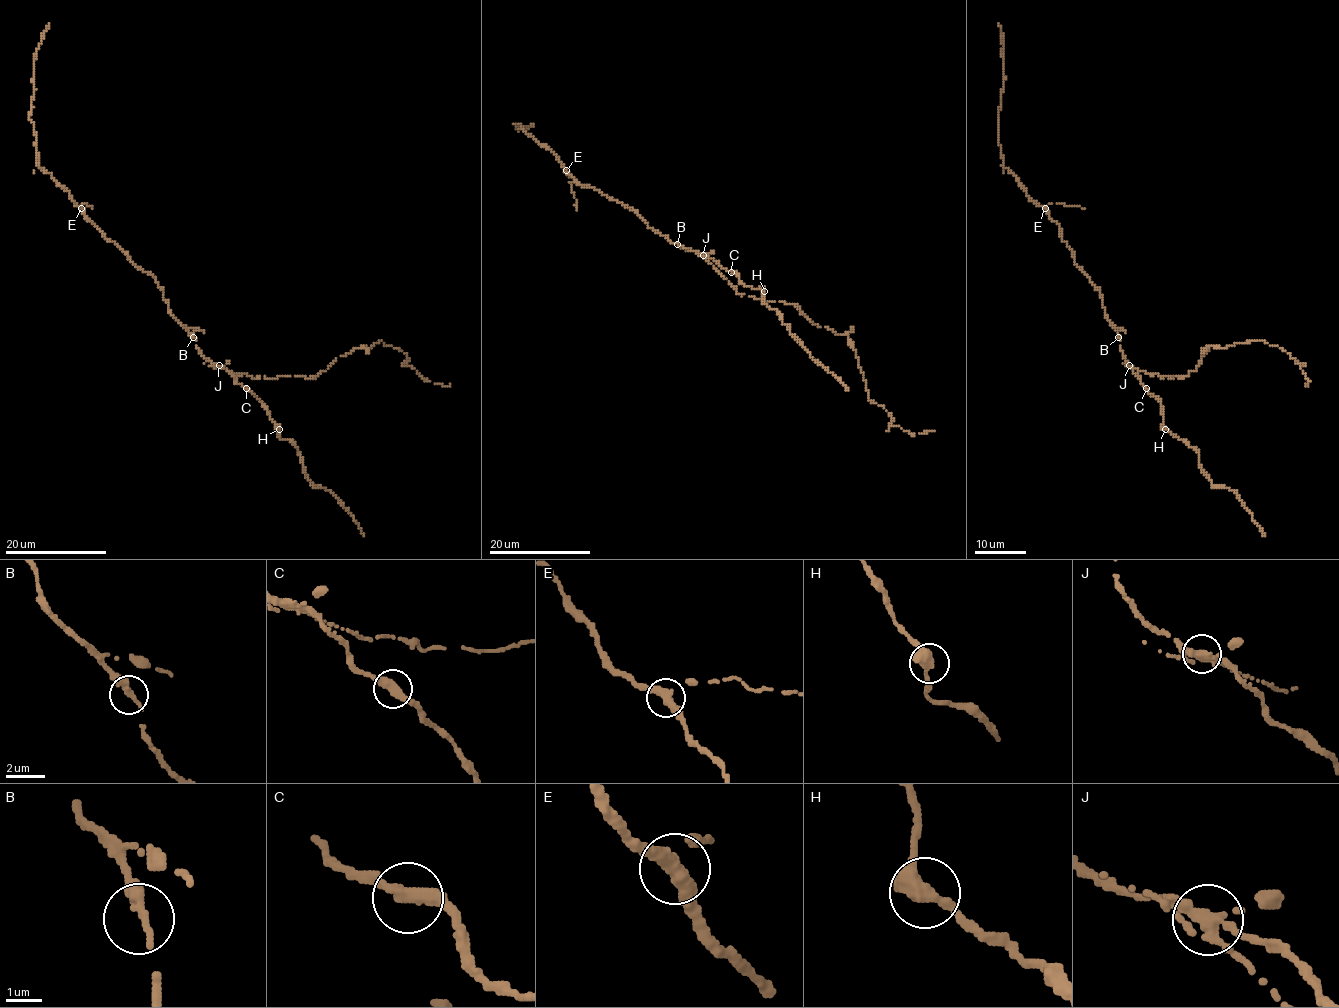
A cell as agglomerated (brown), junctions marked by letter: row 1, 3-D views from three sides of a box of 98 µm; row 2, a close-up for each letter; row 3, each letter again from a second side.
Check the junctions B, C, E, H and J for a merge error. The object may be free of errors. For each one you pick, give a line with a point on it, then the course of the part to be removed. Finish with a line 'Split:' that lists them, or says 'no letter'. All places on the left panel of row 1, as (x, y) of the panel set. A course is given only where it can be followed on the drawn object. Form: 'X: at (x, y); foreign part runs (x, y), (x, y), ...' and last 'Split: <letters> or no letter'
J: at (219, 365); foreign part runs (218, 365), (255, 378), (312, 378), (336, 359), (382, 340), (400, 349), (423, 378), (450, 385)
Split: J

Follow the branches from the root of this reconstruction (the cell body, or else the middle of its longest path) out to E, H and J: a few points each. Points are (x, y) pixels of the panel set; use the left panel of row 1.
E: (193, 336), (173, 316), (164, 298), (164, 290), (155, 279), (138, 269), (108, 240), (81, 208)
H: (193, 336), (199, 352), (223, 366), (237, 383), (251, 391), (279, 429)
J: (193, 336), (199, 352), (218, 365)

